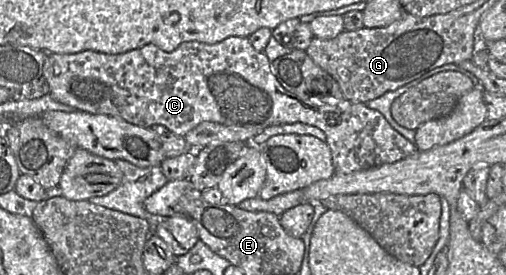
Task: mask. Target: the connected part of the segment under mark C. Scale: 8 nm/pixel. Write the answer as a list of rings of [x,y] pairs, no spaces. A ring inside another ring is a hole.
[[[231,36],[214,44],[207,44],[197,41],[190,41],[181,44],[174,51],[166,52],[153,44],[148,44],[143,47],[121,53],[121,54],[106,54],[93,50],[85,50],[73,54],[48,53],[44,66],[43,75],[49,86],[49,95],[56,101],[72,107],[74,110],[87,112],[91,114],[103,114],[109,116],[120,117],[125,121],[145,128],[152,126],[164,126],[169,132],[184,137],[189,131],[195,128],[198,124],[210,121],[219,123],[228,127],[239,127],[245,129],[264,129],[281,124],[304,123],[321,129],[326,135],[326,143],[330,147],[335,173],[348,174],[355,171],[367,170],[373,167],[378,167],[384,164],[390,164],[405,159],[418,150],[413,142],[406,139],[398,131],[396,131],[386,118],[377,110],[369,108],[366,103],[354,103],[346,99],[336,99],[330,96],[329,93],[309,92],[293,94],[281,86],[276,76],[271,70],[271,62],[265,53],[257,51],[251,45],[247,37]]]

